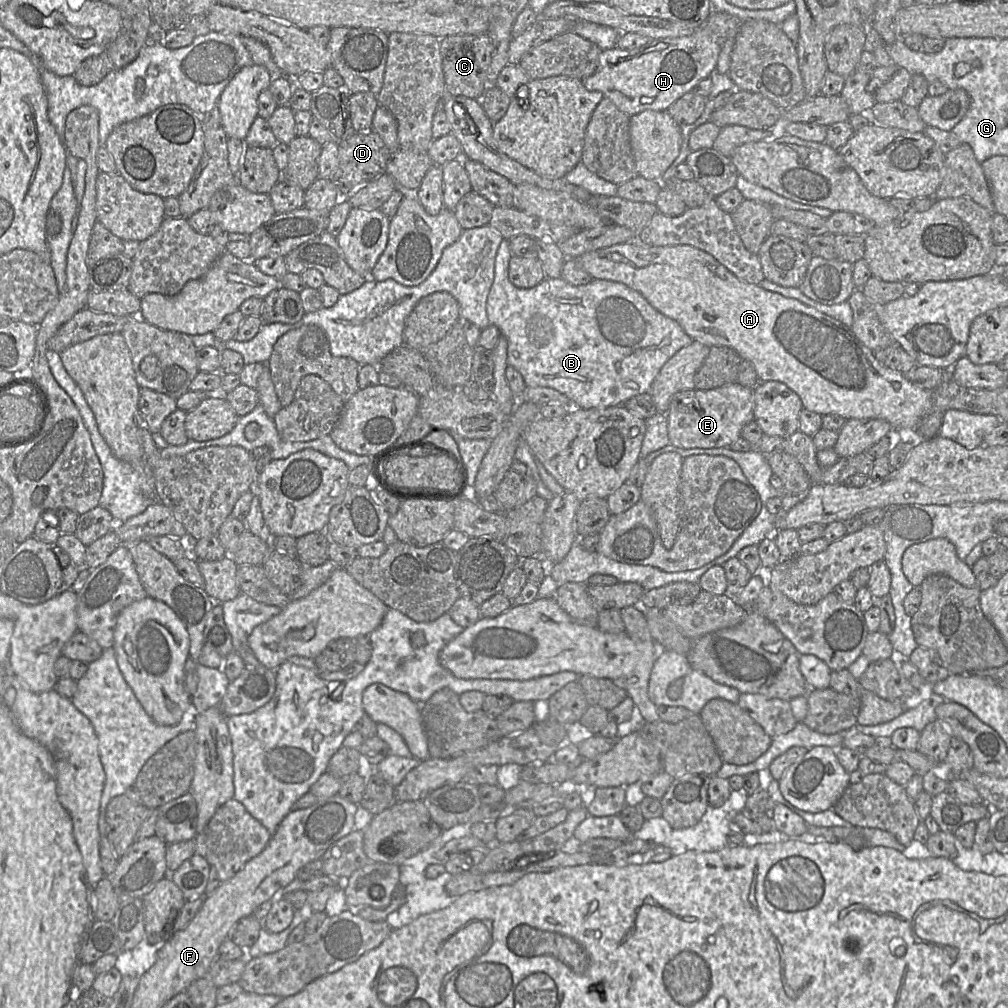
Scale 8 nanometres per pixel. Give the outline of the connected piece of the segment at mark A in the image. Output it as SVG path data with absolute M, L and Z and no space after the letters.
M634 240L634 241L630 241L630 242L615 244L613 246L606 247L606 248L597 249L597 250L594 250L594 251L590 251L590 252L584 253L581 256L578 256L578 257L575 257L575 258L567 258L567 259L576 259L578 261L578 263L581 265L581 267L587 273L589 273L592 276L593 279L602 279L602 280L609 280L609 281L619 282L619 283L622 283L622 284L628 286L629 288L631 288L631 289L639 292L648 301L648 303L653 308L655 308L657 311L659 311L663 315L665 315L665 316L673 319L674 321L676 321L683 328L683 330L693 339L693 341L700 342L700 343L702 343L702 344L704 344L704 345L706 345L708 347L712 347L712 346L727 346L727 347L735 350L742 357L743 360L750 361L753 364L760 382L779 381L779 382L784 383L785 385L787 385L792 391L794 391L800 397L800 399L802 401L802 404L803 404L803 407L805 409L808 409L810 411L818 413L821 416L822 415L826 415L826 414L837 414L837 415L842 416L845 419L850 419L850 418L858 418L858 419L879 418L879 419L884 419L884 420L888 421L891 424L892 429L898 429L898 428L910 428L910 429L914 429L918 425L918 423L921 421L921 419L932 409L932 407L934 405L932 390L924 389L924 388L922 388L922 387L920 387L920 386L912 383L911 381L909 381L905 377L905 375L903 374L903 372L898 371L896 369L892 369L890 367L887 367L887 366L881 364L875 358L874 351L872 351L871 349L869 349L868 347L866 347L854 335L854 333L852 332L852 330L850 329L850 327L846 326L841 321L839 321L839 320L837 320L837 319L835 319L835 318L833 318L833 317L831 317L829 315L826 315L826 314L818 311L818 310L816 310L815 308L809 307L808 305L803 304L802 302L800 302L797 299L784 297L783 295L781 295L779 293L768 291L768 290L760 287L759 285L750 284L748 282L745 282L745 281L737 278L724 265L722 265L720 262L718 262L712 255L708 254L707 252L705 252L703 250L695 248L693 246L690 246L690 245L677 245L677 246L659 246L659 247L653 247L653 246L647 246L645 244L642 244L639 241Z

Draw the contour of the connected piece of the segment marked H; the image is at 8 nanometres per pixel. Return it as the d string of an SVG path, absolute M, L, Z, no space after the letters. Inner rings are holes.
M712 11L709 17L688 36L650 40L637 49L610 48L600 52L593 74L583 79L589 91L599 91L627 115L645 110L666 111L667 108L703 79L717 70L723 43L734 38L743 21L738 17Z

